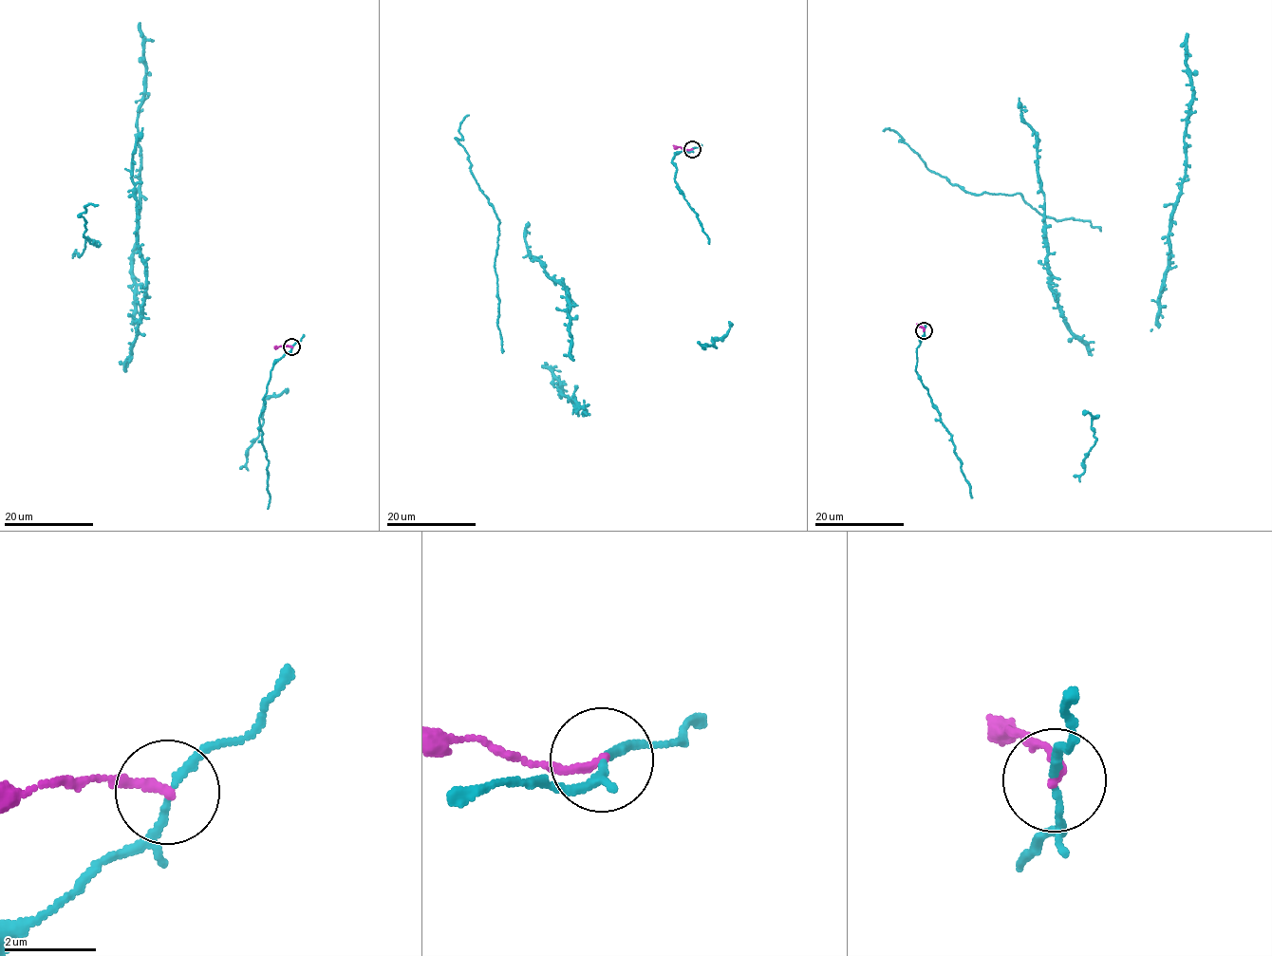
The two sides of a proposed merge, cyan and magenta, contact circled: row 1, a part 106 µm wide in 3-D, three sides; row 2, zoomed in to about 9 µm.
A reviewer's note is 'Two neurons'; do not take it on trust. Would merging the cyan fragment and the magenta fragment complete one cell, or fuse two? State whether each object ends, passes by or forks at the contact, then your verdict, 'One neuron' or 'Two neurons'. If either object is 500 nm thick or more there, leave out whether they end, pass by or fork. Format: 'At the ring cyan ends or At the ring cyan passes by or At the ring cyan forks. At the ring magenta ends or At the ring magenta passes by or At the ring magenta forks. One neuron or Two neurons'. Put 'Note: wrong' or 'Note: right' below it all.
At the ring cyan passes by. At the ring magenta ends. Two neurons
Note: right

